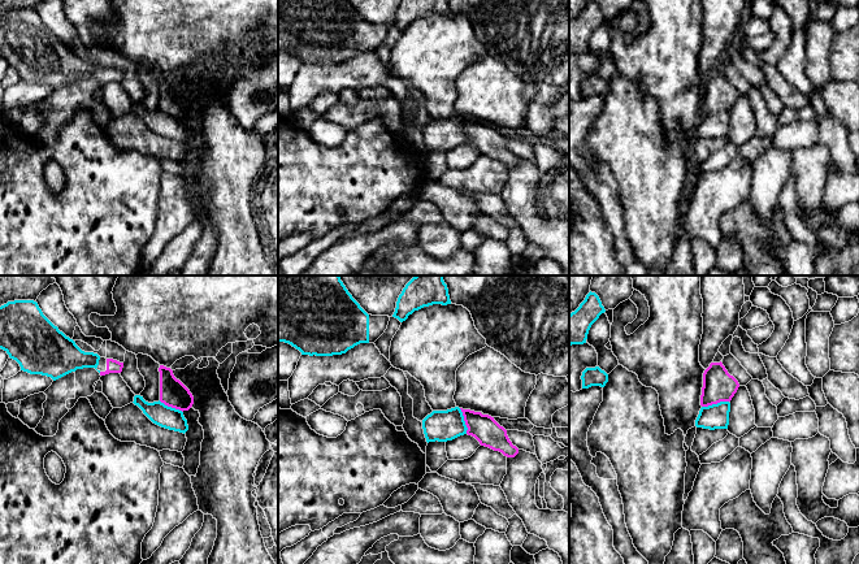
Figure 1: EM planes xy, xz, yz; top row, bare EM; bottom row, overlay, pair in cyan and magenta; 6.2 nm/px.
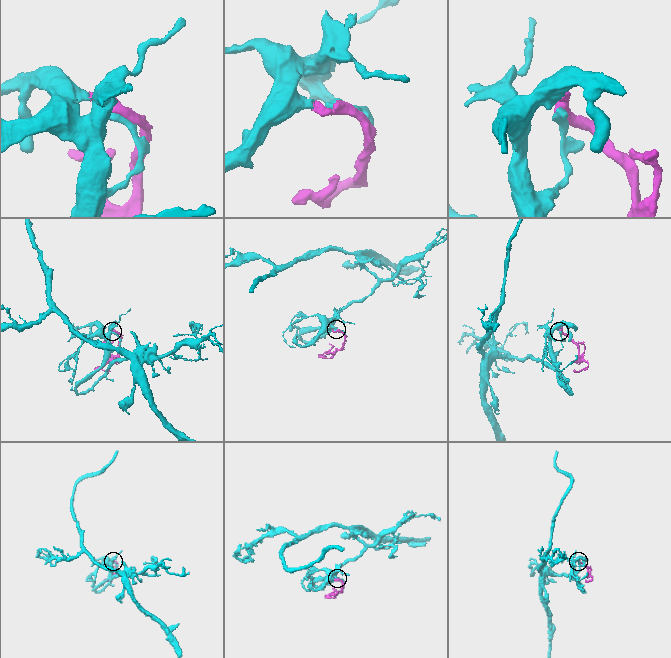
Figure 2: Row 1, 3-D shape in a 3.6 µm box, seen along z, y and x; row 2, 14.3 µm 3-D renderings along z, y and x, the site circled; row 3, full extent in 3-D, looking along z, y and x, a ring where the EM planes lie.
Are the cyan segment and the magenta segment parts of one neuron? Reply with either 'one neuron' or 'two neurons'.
one neuron

